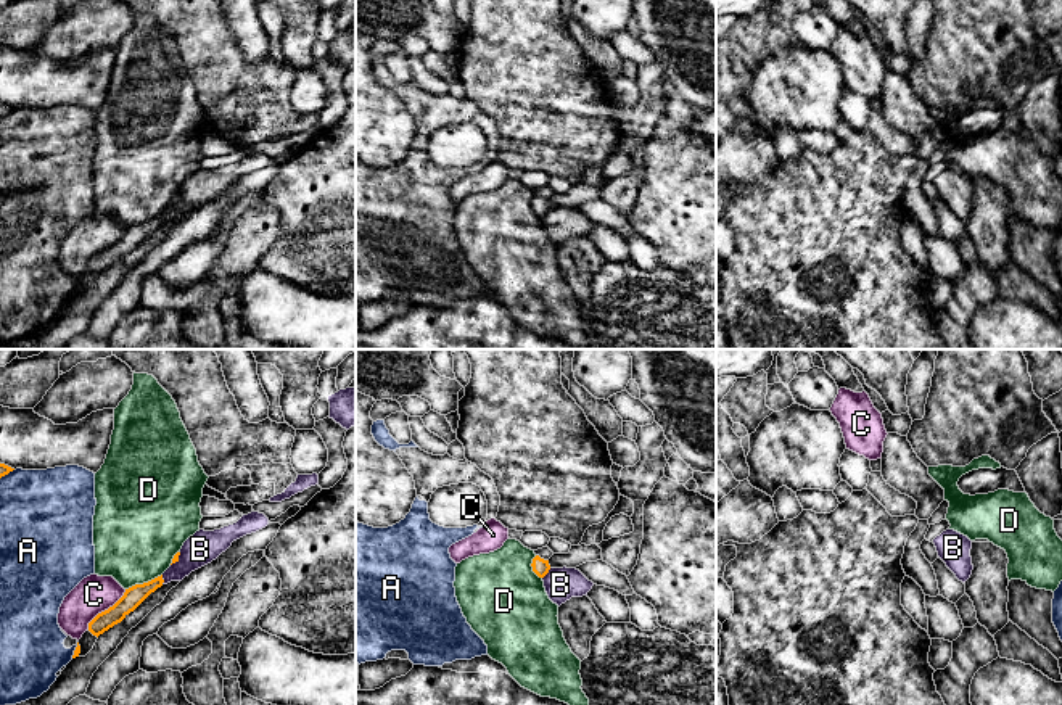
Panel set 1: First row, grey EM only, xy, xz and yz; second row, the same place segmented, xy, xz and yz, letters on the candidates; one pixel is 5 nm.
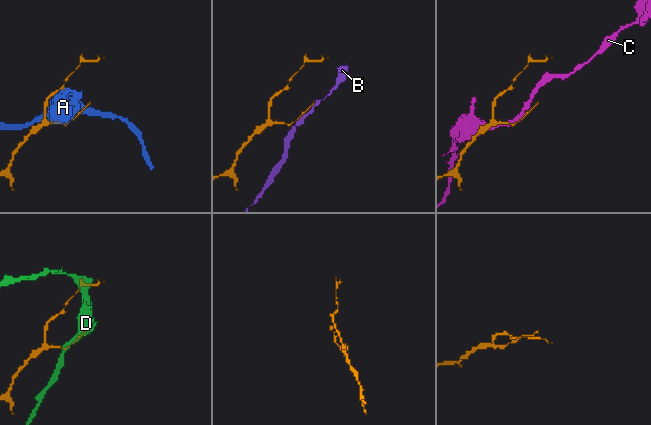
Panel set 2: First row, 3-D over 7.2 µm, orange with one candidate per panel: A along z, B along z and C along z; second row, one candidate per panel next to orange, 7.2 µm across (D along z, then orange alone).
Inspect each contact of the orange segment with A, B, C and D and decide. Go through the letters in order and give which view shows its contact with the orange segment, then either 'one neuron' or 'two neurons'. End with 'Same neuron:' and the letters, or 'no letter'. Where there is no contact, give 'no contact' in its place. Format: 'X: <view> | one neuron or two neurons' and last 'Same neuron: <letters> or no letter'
A: xy | two neurons
B: xz | two neurons
C: xy | two neurons
D: xy | two neurons
Same neuron: no letter

